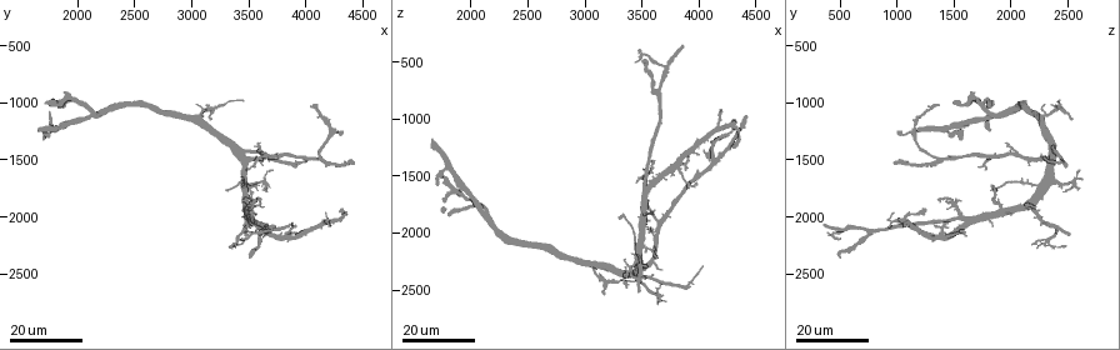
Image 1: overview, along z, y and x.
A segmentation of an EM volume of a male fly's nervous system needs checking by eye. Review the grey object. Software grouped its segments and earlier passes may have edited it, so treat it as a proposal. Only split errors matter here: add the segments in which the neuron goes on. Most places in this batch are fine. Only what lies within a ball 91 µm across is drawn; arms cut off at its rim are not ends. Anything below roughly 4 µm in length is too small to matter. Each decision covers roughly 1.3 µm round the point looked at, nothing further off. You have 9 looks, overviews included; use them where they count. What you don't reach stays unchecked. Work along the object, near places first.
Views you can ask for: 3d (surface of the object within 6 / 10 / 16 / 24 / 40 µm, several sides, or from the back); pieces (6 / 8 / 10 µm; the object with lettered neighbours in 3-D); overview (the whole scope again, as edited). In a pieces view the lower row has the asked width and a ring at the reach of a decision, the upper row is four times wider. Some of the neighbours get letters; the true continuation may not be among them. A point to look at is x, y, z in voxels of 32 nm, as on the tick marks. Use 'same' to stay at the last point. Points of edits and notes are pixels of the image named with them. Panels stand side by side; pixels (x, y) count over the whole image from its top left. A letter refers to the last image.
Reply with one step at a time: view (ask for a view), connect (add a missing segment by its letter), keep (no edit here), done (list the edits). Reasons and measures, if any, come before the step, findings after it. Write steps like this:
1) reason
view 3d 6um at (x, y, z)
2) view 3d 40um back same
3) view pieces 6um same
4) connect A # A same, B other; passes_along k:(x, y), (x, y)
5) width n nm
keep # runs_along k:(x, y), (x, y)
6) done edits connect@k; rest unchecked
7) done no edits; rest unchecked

free end
view 3d 24um at (3900, 2060, 1360)

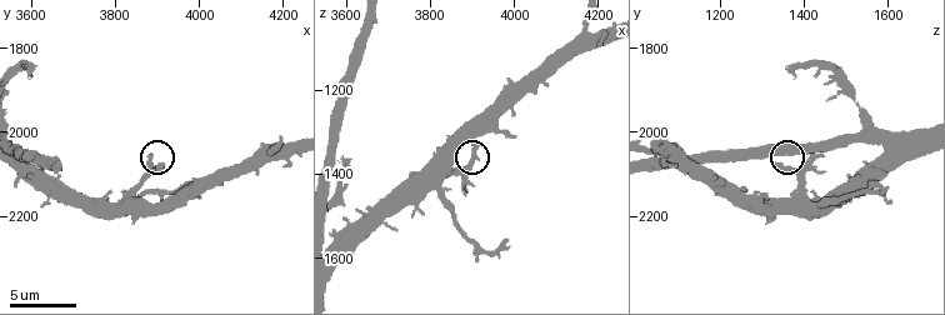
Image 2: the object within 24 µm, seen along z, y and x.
view pieces 6um at (3905, 2080, 1335)

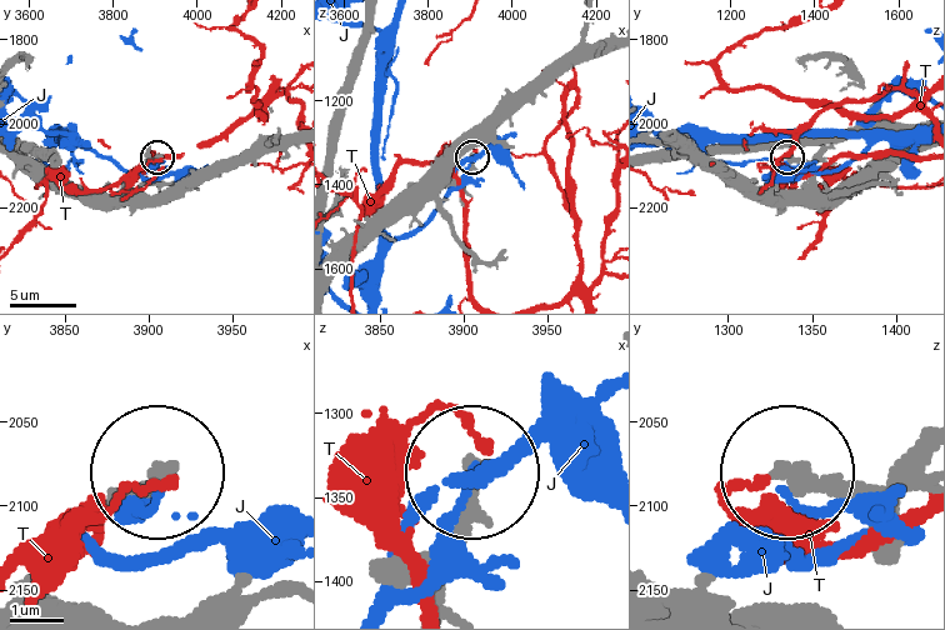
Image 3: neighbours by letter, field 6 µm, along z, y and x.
width 290 nm
keep # J other, T other; runs_along 3:(889, 539), (839, 490), (790, 476); no lettered segment goes on from it

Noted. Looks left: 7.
free end
view pieces 8um at (3985, 2120, 1560)

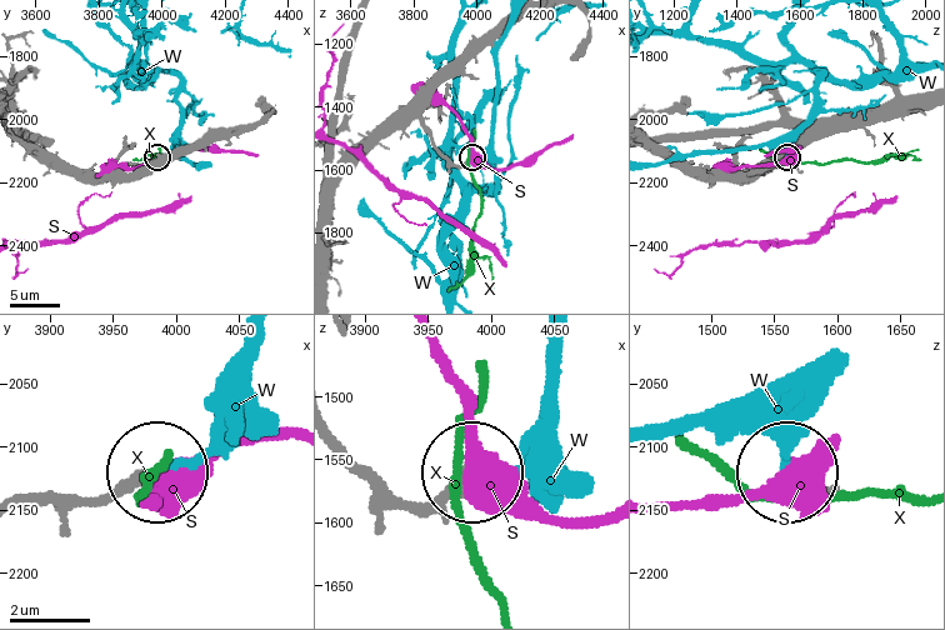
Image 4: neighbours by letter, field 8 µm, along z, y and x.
keep # S other, W other, X other; runs_along 4:(338, 180), (379, 141), (414, 119), (455, 163), (471, 158); no lettered segment goes on from it

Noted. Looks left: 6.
branch stops here
view 3d 16um at (3300, 1780, 1900)

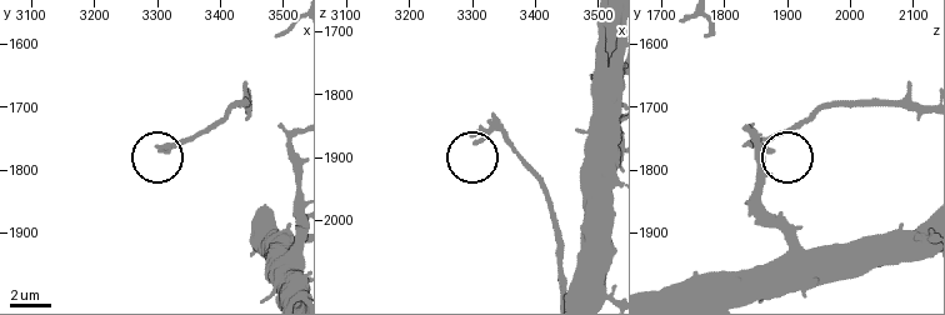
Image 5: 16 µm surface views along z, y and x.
view pieces 10um at (3300, 1770, 1875)

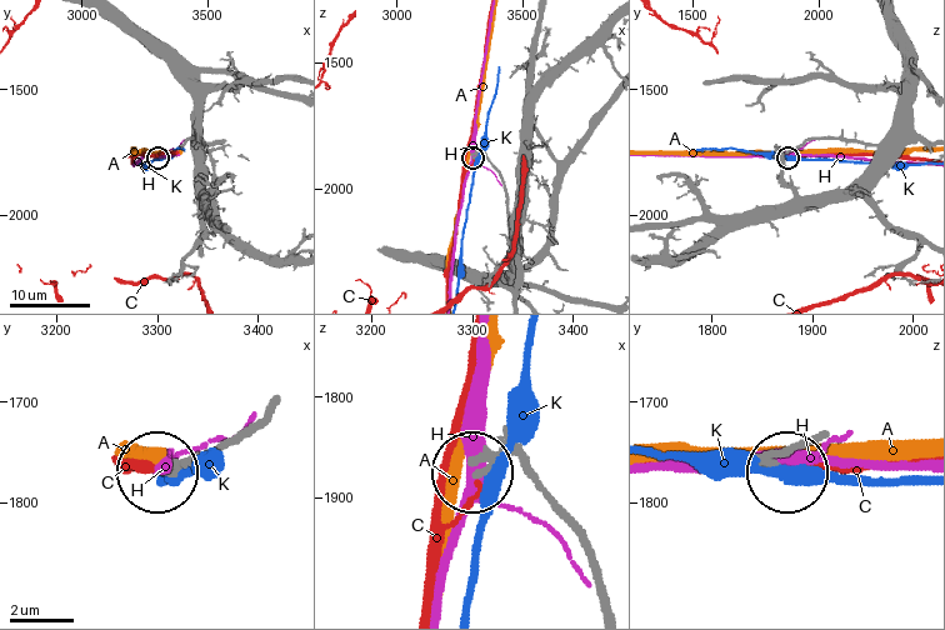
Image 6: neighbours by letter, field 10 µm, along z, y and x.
keep # A other, C other, H other, K other; runs_along 6:(608, 604), (589, 540), (519, 459), (503, 451), (473, 473); no lettered segment goes on from it

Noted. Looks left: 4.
an open end
view 3d 24um at (3160, 1140, 2540)

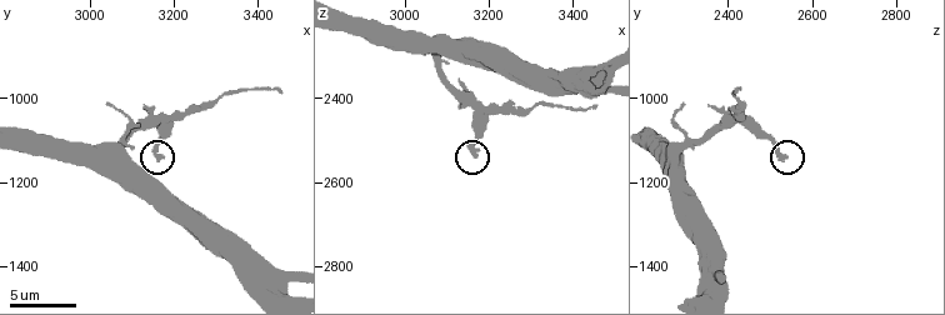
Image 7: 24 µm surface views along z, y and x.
view pieces 6um at (3170, 1135, 2540)

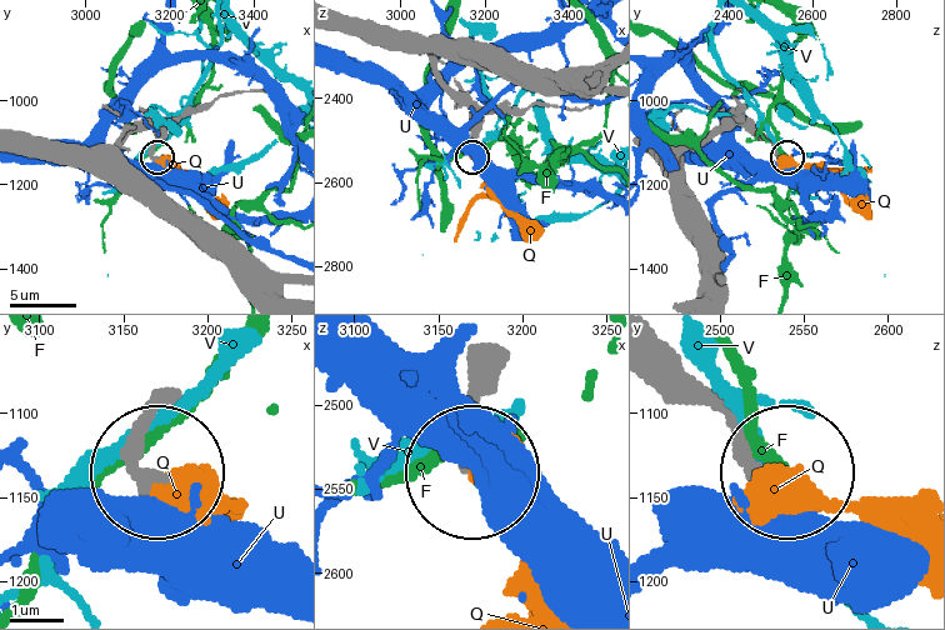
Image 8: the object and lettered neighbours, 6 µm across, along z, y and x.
keep # F other, Q other, U other, V other; runs_along 8:(148, 420), (158, 474); none of them fits

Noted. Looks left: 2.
done no edits; rest unchecked

